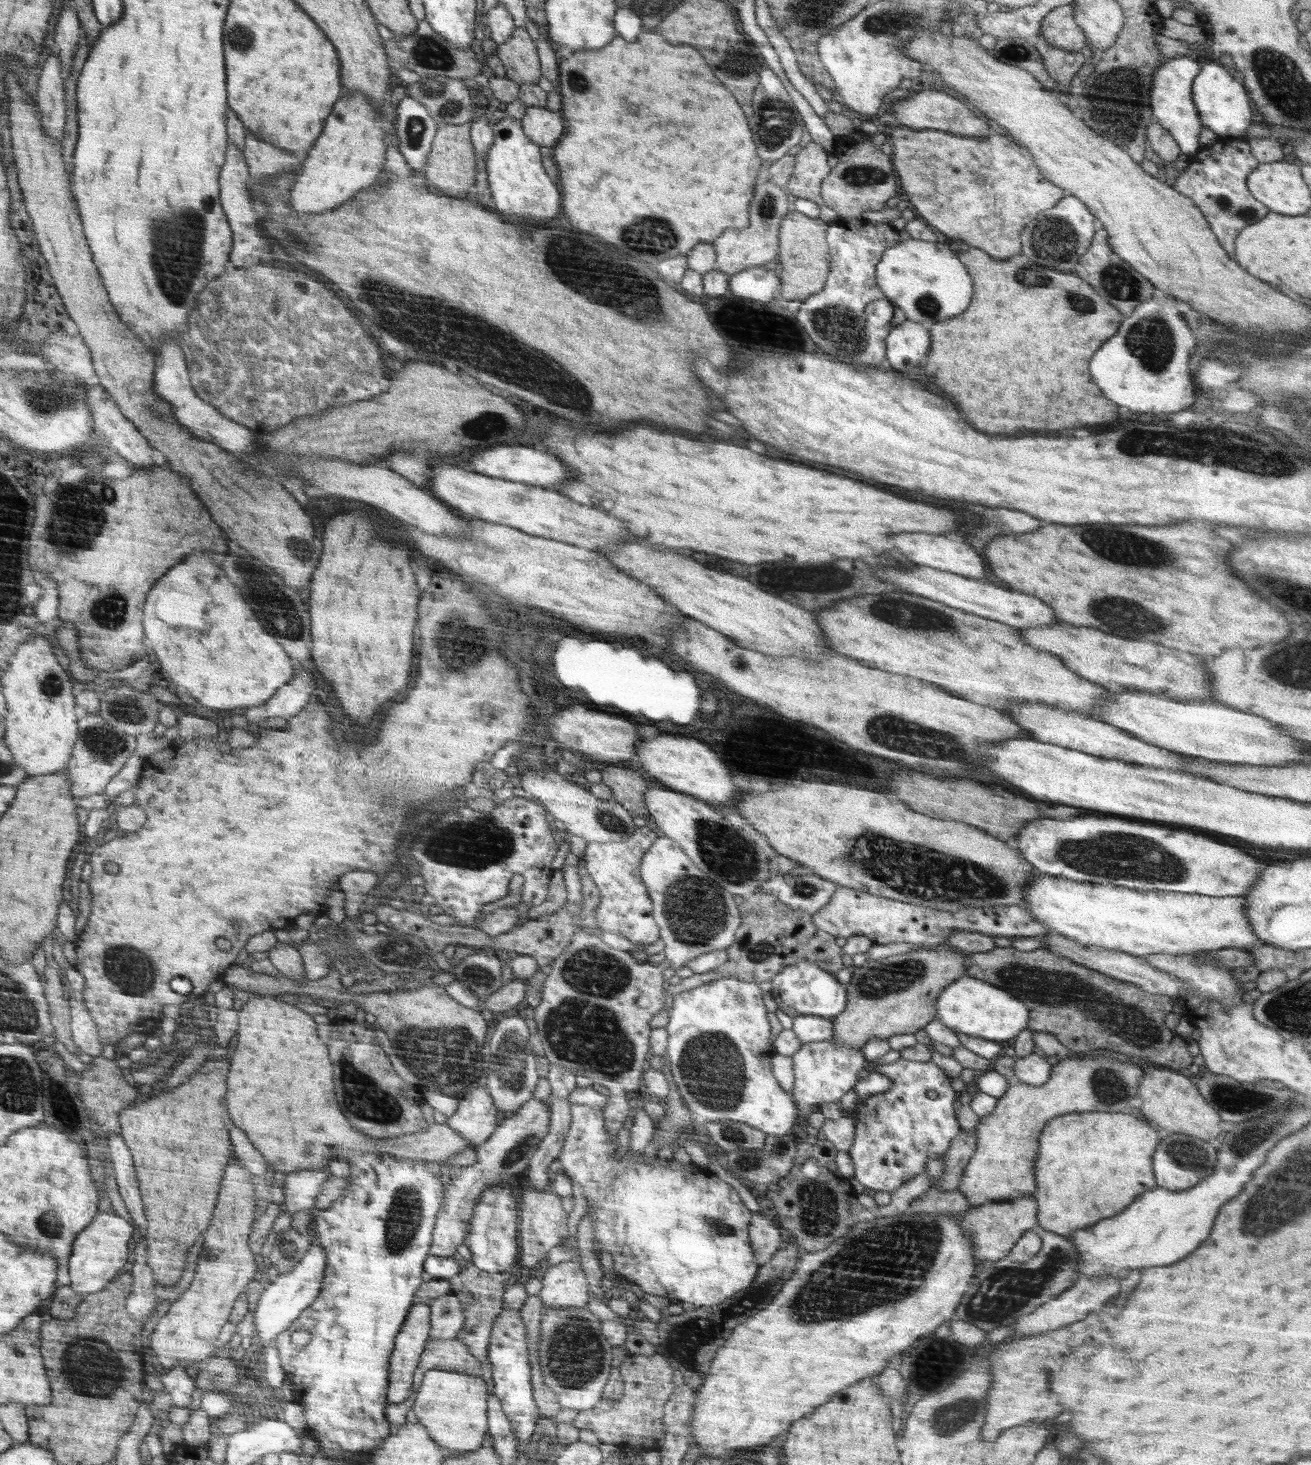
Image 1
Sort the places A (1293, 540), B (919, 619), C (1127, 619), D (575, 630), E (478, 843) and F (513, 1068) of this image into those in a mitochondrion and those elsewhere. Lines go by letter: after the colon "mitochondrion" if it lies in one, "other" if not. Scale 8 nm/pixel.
A: other
B: mitochondrion
C: mitochondrion
D: other
E: mitochondrion
F: mitochondrion

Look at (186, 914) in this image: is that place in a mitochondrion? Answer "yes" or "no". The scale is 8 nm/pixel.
no

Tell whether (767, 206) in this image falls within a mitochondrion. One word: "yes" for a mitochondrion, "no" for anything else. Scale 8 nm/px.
yes

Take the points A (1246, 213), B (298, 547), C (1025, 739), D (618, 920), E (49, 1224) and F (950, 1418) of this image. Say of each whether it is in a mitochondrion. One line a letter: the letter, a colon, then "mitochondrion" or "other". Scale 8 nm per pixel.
A: mitochondrion
B: mitochondrion
C: other
D: other
E: mitochondrion
F: mitochondrion

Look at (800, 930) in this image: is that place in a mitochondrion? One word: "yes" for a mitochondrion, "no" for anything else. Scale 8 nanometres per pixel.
no

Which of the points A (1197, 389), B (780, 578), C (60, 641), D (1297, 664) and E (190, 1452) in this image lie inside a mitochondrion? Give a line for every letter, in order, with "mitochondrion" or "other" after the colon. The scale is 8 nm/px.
A: other
B: mitochondrion
C: other
D: mitochondrion
E: other

